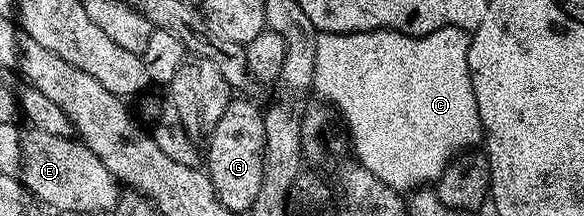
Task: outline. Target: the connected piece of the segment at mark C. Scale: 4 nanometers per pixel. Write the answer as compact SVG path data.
M442 28L428 36L406 36L400 32L321 32L315 37L315 83L314 91L320 92L337 111L343 115L347 123L347 132L351 135L351 144L355 147L354 159L369 170L381 182L391 188L414 190L438 181L447 165L459 155L484 143L483 123L477 110L477 98L473 94L473 82L469 78L469 46L471 37L466 28Z

